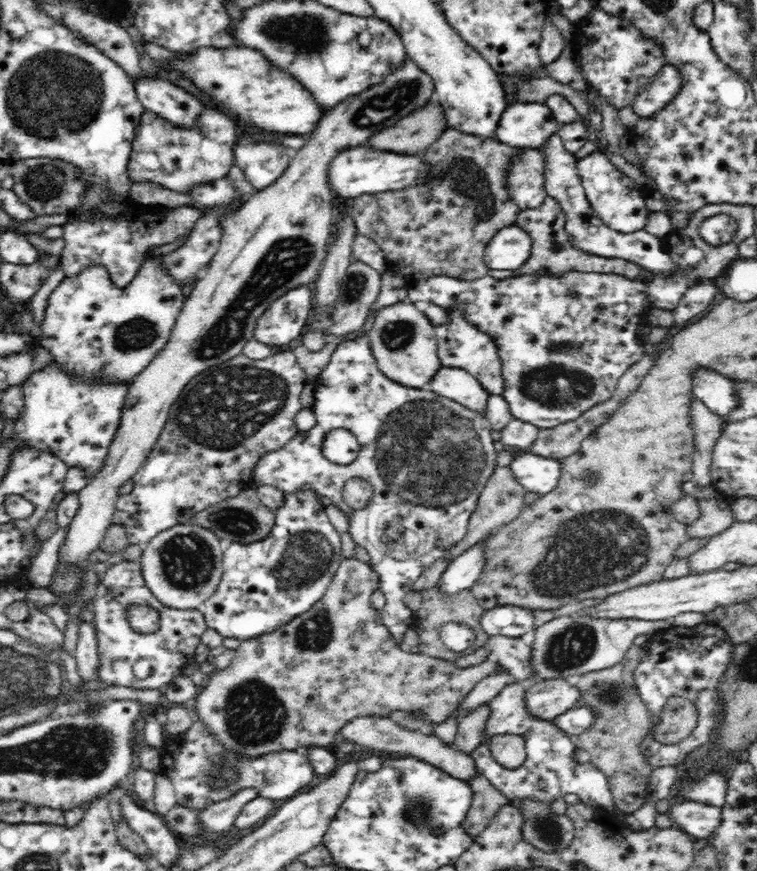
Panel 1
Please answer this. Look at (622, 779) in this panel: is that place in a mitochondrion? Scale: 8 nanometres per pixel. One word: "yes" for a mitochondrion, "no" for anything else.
no

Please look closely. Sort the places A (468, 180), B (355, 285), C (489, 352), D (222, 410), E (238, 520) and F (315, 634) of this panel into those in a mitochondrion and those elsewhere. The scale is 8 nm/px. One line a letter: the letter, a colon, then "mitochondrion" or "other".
A: mitochondrion
B: mitochondrion
C: other
D: mitochondrion
E: mitochondrion
F: mitochondrion

